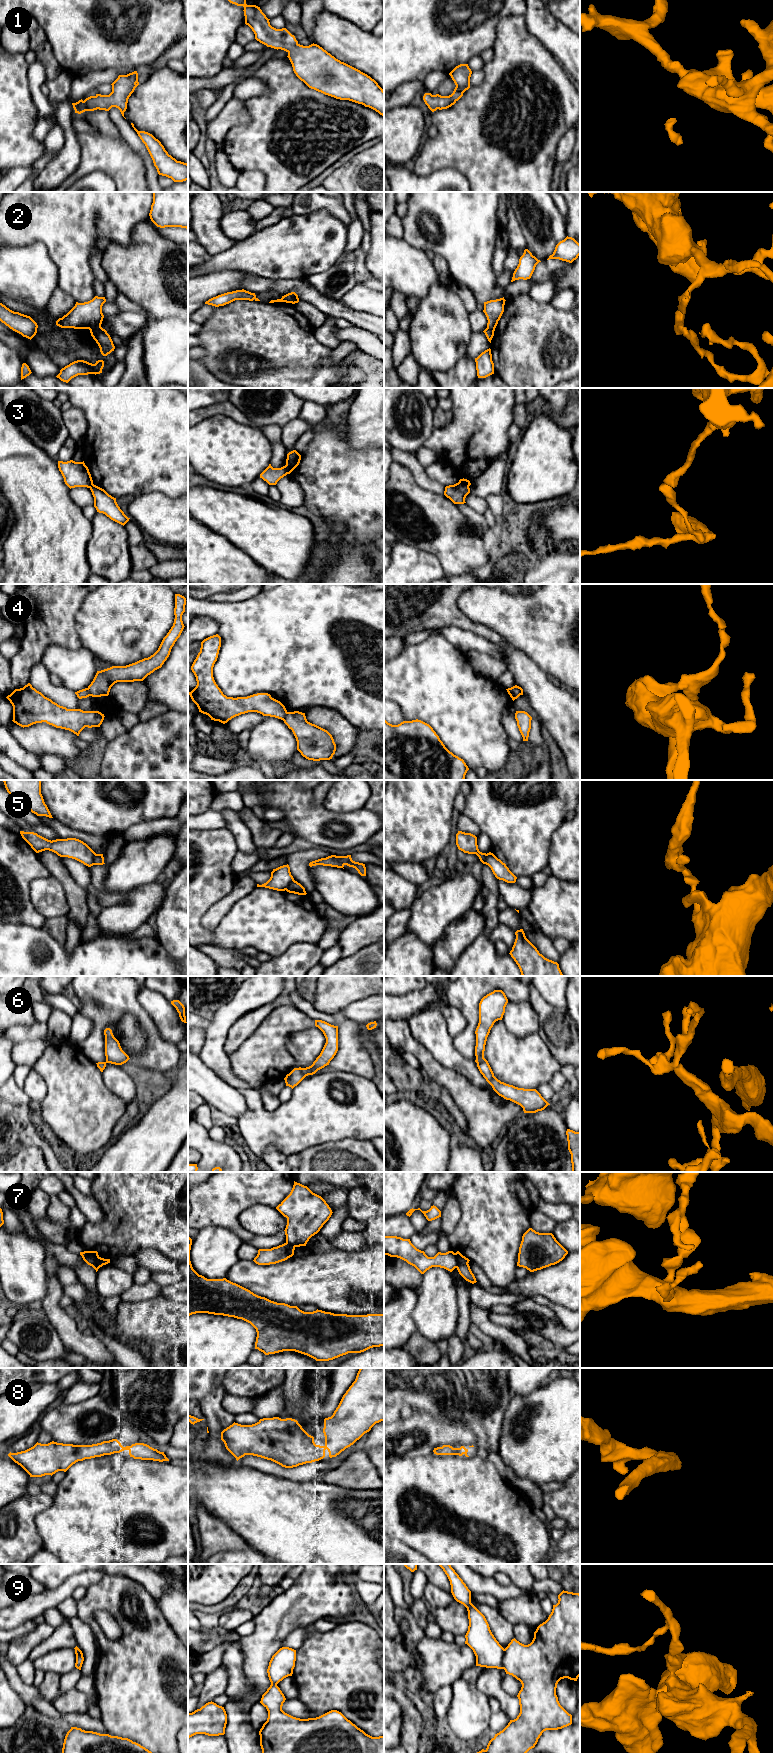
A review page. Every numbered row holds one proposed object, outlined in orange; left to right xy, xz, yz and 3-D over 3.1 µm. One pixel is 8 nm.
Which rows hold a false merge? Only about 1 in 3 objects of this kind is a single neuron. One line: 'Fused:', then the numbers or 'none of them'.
Fused: 2, 3, 4, 5, 6, 7, 9

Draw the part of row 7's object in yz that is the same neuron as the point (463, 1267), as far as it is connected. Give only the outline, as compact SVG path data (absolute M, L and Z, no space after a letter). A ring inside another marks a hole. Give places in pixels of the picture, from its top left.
M457 1251L456 1253L456 1257L457 1257L457 1270L459 1272L459 1274L468 1282L474 1284L476 1283L476 1278L474 1276L474 1274L472 1273L470 1266L469 1266L469 1259L466 1258L465 1256L463 1256L459 1251Z

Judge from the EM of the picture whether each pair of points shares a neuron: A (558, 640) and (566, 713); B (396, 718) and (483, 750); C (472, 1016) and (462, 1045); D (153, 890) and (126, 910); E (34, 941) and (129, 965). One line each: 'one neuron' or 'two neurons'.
A: two neurons
B: two neurons
C: one neuron
D: one neuron
E: one neuron

